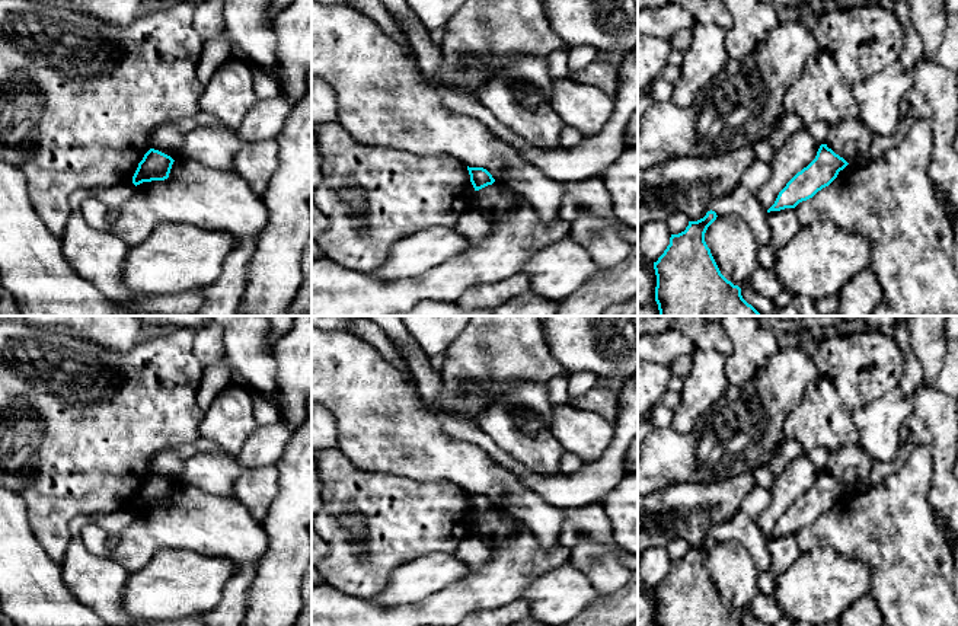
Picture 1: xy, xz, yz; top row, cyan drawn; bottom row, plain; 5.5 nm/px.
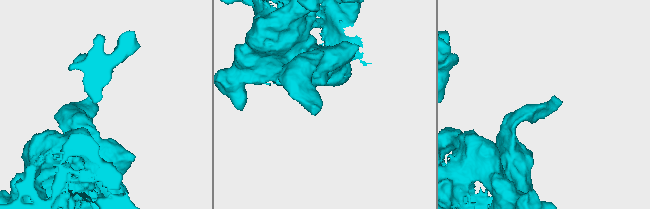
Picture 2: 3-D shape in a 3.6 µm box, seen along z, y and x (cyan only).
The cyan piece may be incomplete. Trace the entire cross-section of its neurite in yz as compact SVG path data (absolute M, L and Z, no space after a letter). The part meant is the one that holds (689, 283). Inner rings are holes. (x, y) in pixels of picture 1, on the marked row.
M710 210L703 218L689 221L684 231L671 234L670 245L654 262L657 275L655 301L660 316L760 316L743 298L741 288L721 274L705 242L705 233L716 217L716 213Z

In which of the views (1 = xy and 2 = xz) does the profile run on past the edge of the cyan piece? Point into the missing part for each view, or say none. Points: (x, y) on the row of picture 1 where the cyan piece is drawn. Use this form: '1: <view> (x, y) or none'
1: none
2: none

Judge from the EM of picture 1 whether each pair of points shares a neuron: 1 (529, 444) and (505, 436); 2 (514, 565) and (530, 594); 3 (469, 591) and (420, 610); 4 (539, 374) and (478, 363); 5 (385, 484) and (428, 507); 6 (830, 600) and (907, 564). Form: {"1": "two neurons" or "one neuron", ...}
{"1": "one neuron", "2": "two neurons", "3": "one neuron", "4": "one neuron", "5": "one neuron", "6": "two neurons"}

